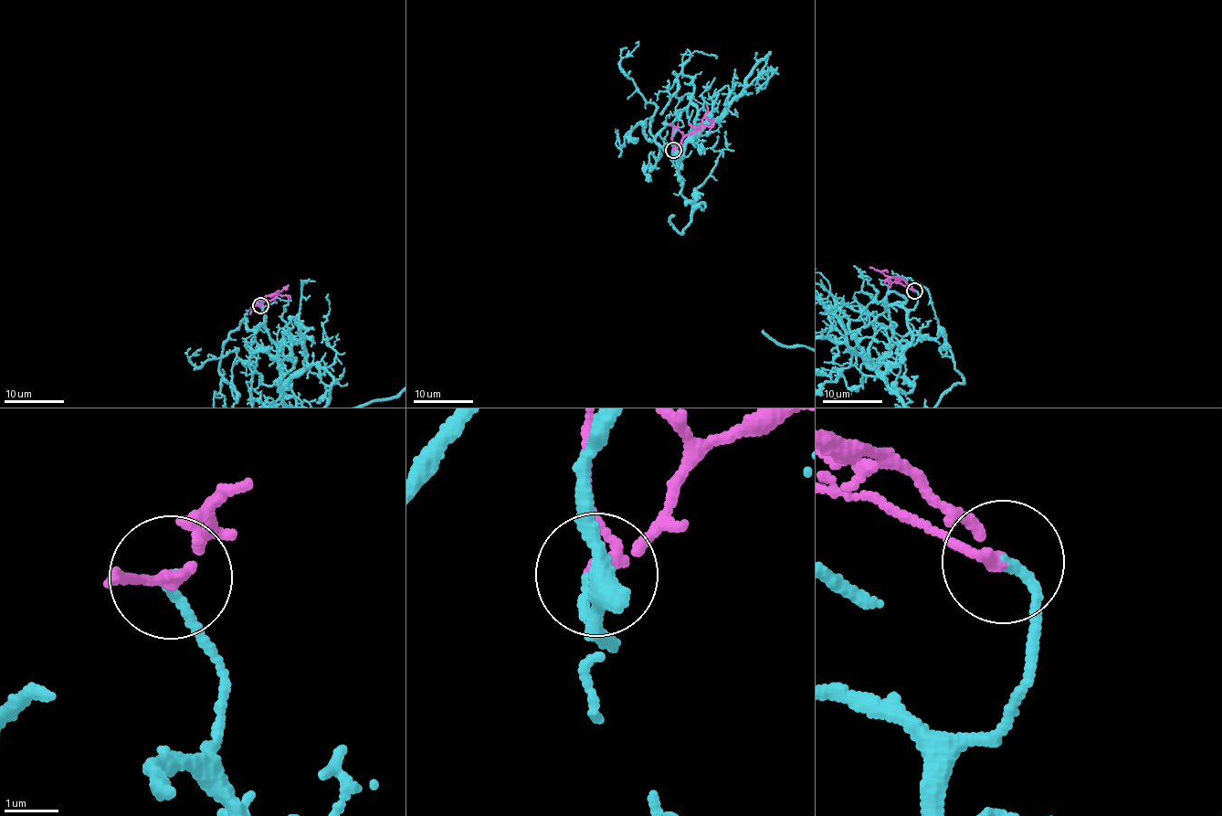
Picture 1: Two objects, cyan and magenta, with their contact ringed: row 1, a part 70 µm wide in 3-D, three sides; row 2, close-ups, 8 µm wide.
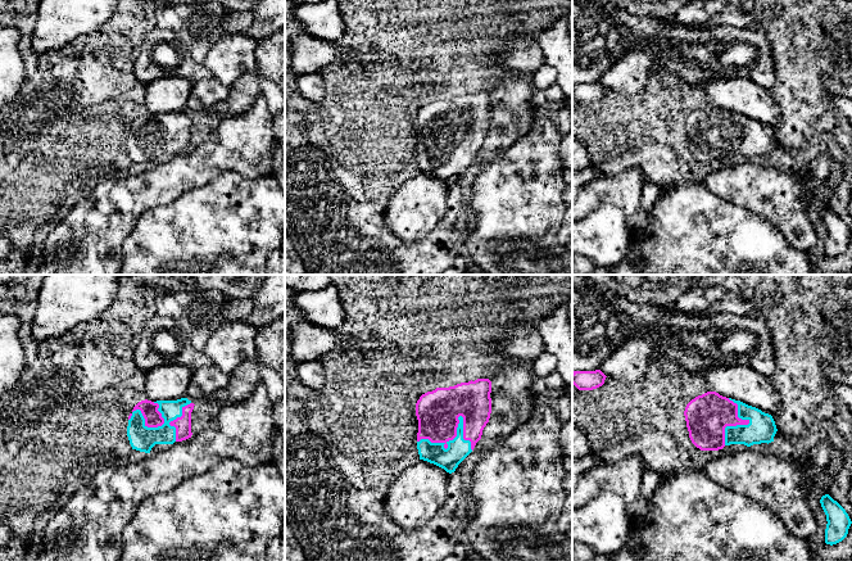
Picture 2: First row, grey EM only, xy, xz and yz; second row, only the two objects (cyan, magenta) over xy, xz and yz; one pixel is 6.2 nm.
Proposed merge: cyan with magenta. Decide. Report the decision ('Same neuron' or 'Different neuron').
Same neuron

